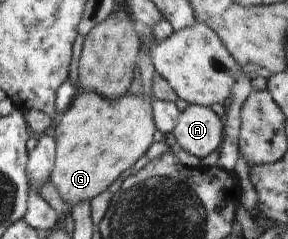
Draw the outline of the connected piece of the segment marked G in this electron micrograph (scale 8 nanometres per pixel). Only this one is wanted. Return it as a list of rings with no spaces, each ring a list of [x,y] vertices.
[[[82,91],[55,121],[57,162],[51,176],[60,197],[71,206],[91,200],[133,166],[153,144],[155,125],[151,99],[141,93],[126,92],[108,99],[98,92]]]

